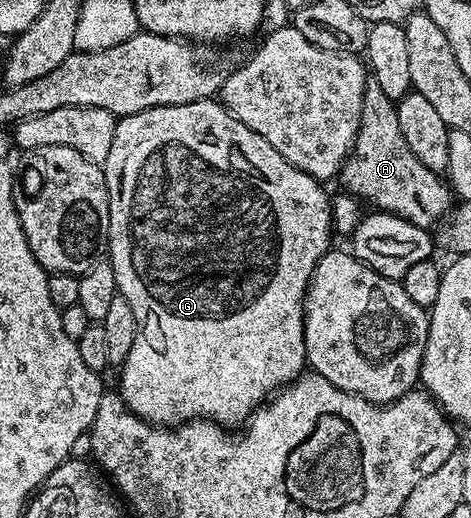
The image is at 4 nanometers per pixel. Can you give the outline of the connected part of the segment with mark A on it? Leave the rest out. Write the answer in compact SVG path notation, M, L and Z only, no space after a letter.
M372 82L365 85L361 125L349 157L341 166L340 180L348 195L394 216L402 216L426 230L440 224L455 204L450 185L411 154L411 146L407 146L407 138L403 138L403 130L399 127L396 103L388 100L383 90Z

